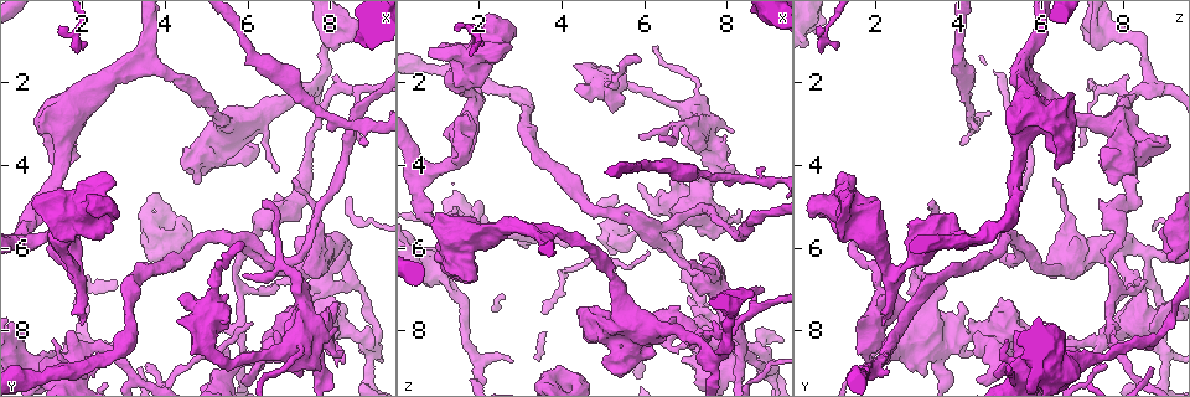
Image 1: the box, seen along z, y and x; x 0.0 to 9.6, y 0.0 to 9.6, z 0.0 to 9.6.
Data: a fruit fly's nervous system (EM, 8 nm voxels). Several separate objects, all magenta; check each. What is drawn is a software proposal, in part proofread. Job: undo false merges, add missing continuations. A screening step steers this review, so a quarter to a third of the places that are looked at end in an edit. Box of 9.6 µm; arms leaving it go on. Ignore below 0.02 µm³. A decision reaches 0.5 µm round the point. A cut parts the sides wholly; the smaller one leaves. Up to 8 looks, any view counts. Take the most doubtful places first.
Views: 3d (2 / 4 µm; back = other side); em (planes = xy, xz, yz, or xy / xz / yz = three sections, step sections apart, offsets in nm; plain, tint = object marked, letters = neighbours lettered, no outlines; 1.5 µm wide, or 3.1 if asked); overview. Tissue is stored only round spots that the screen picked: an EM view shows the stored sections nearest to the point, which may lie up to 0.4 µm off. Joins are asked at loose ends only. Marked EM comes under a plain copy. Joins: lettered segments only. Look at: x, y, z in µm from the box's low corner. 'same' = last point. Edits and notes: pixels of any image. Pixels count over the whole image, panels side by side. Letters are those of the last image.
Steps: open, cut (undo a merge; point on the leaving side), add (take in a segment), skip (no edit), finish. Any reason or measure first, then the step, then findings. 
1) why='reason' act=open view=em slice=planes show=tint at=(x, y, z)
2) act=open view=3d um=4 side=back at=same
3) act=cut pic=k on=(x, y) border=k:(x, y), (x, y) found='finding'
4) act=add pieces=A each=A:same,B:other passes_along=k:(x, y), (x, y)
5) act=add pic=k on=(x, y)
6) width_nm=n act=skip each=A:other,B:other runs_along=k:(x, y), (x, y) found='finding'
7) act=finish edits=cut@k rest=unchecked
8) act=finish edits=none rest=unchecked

why='free end' act=open view=3d um=4 at=(4.30, 7.75, 1.55)

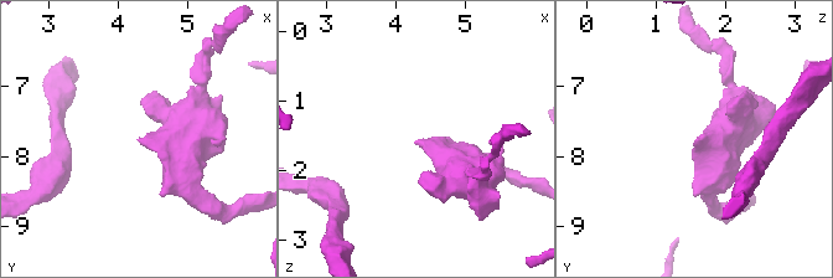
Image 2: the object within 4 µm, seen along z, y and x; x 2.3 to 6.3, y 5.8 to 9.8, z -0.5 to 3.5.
act=open view=em slice=xy step=4 show=tint at=(4.30, 7.75, 1.55)

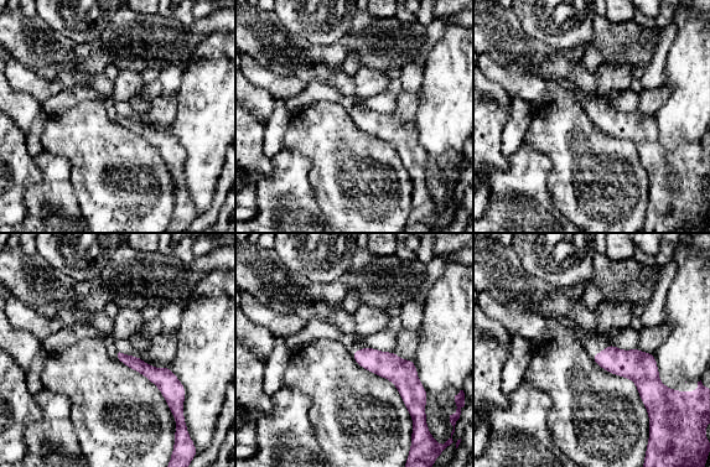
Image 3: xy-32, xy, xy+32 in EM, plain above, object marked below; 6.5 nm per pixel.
why='another direction' act=open view=em slice=planes show=letters at=same

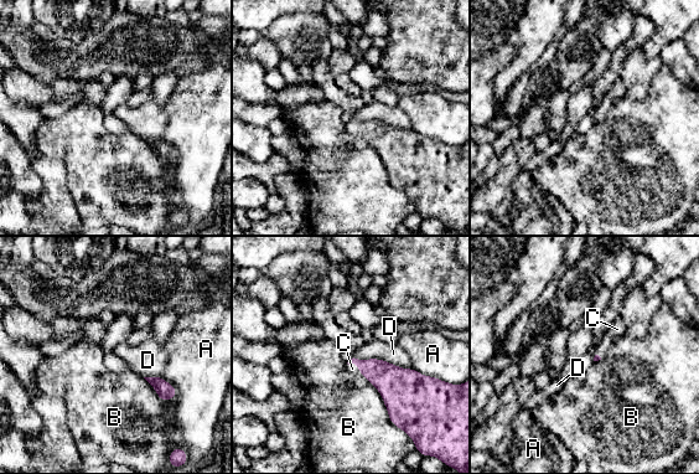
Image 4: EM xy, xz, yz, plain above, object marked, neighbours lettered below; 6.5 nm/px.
act=add pieces=C each=A:other,B:other,C:same,D:other passes_along=4:(392, 382), (357, 366), (352, 369) found='it goes on there'

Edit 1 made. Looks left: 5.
why='sudden change in width' act=open view=em slice=yz step=4 show=letters at=(7.35, 8.10, 7.55)

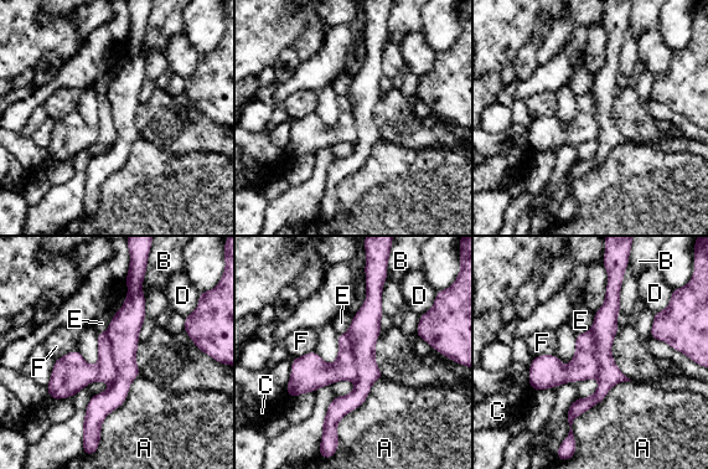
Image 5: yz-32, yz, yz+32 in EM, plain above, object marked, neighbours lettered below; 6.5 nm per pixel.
why='cut it another way' act=open view=em slice=planes show=letters at=same

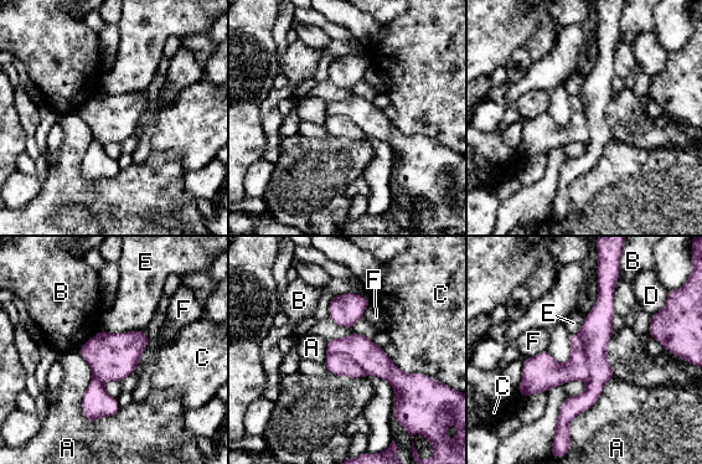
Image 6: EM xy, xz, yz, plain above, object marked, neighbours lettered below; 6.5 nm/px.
width_nm=260 act=cut pic=6 on=(597, 329) each=A:other,B:other,C:other,D:other,E:other,F:other found='two neurons meet here'

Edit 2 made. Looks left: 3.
why='branch stops here' act=open view=em slice=yz step=4 show=tint at=(2.05, 7.90, 2.20)

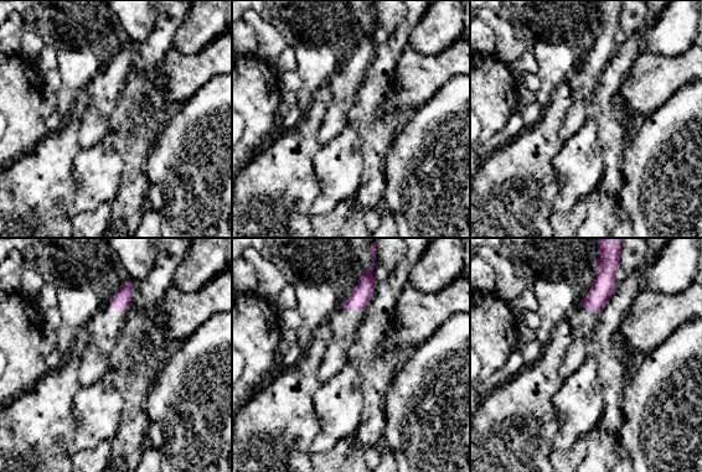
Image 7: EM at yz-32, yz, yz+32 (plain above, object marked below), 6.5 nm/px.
why='cut it another way' act=open view=em slice=xy step=8 show=letters at=same

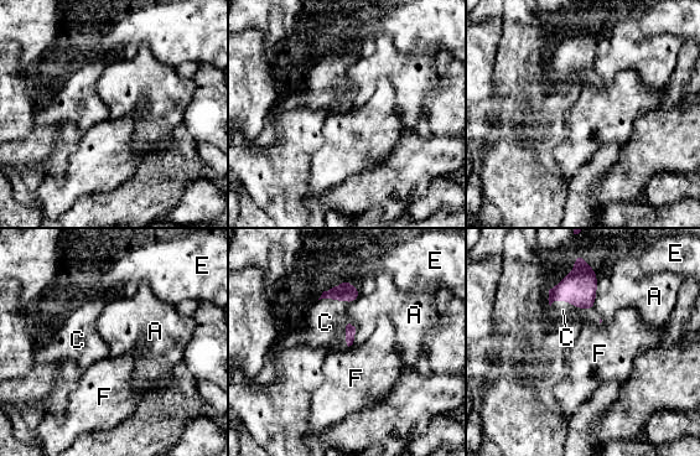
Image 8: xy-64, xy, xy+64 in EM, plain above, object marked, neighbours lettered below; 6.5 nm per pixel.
act=add pieces=C each=A:other,C:same,E:other,F:other found='it goes on there'

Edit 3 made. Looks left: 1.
act=finish edits=add@4,cut@6,add@8 rest=unchecked

